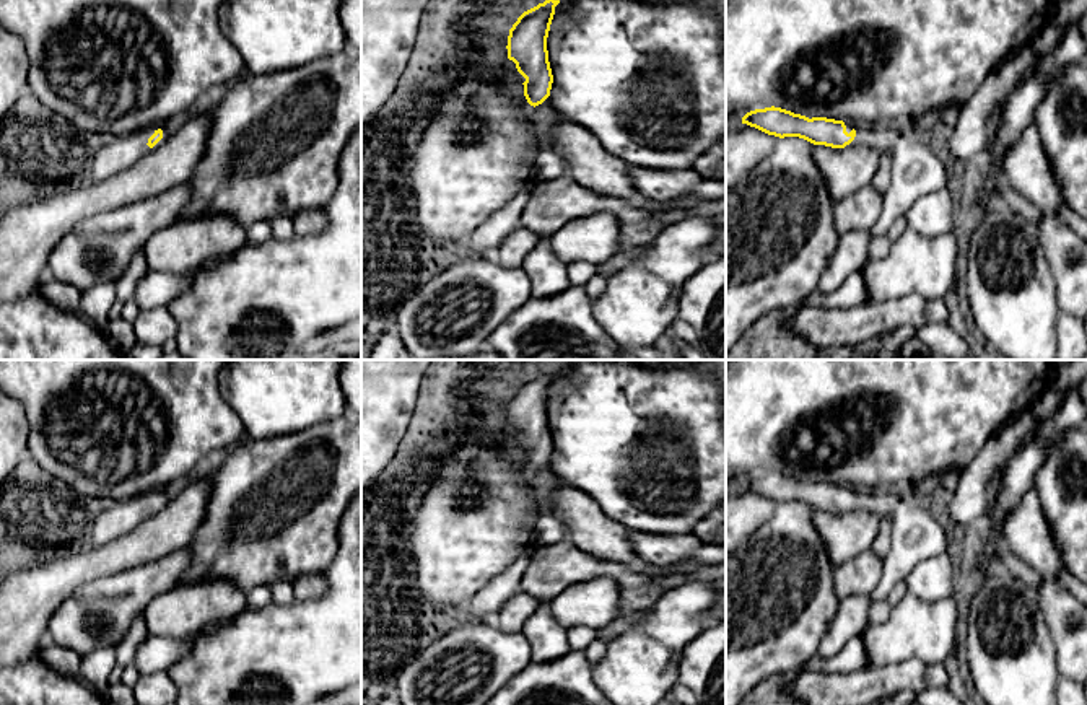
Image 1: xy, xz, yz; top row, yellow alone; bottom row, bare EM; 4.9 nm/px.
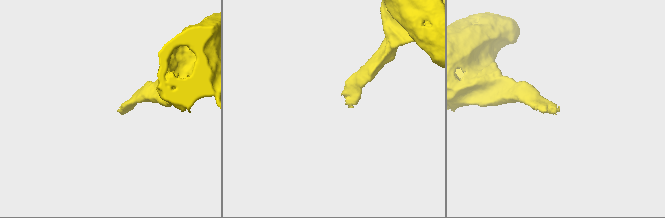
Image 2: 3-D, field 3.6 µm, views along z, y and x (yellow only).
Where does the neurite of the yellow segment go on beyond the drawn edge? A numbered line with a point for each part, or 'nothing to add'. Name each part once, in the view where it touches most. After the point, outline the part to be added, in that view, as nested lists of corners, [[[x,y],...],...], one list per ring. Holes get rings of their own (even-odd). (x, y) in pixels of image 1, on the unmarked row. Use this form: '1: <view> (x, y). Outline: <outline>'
1: yz (916, 534). Outline: [[[845,487],[846,497],[849,498],[853,493],[856,495],[854,505],[846,510],[845,513],[849,511],[867,511],[872,513],[879,521],[884,518],[888,518],[892,523],[892,545],[884,558],[884,573],[882,578],[877,585],[877,588],[872,591],[871,599],[879,601],[879,599],[887,599],[892,589],[901,583],[911,571],[913,568],[934,555],[941,555],[947,552],[947,532],[945,528],[936,519],[924,498],[900,498],[897,495],[890,493],[880,493],[880,495],[869,495],[869,493],[856,493],[853,488]],[[814,510],[815,513],[832,513],[825,510]],[[832,513],[832,515],[845,515],[845,513]]]

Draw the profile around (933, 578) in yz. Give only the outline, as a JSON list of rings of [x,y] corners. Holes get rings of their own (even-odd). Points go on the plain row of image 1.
[[[947,554],[919,562],[903,580],[910,594],[924,601],[954,596],[954,570]]]

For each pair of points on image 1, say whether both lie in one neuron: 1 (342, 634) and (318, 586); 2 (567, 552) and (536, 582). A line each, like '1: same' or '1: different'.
1: different
2: same

